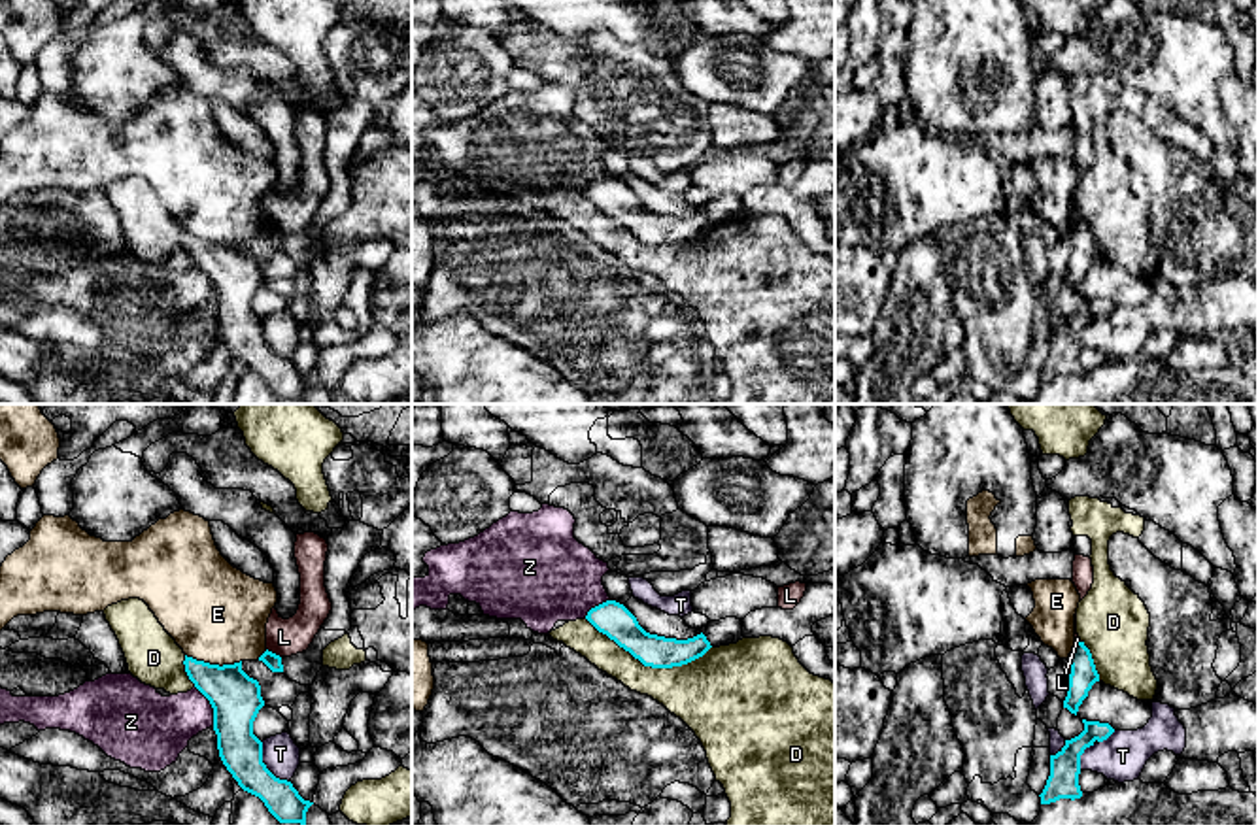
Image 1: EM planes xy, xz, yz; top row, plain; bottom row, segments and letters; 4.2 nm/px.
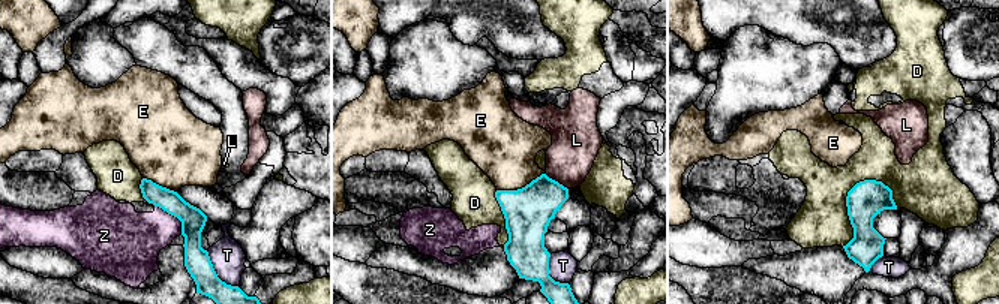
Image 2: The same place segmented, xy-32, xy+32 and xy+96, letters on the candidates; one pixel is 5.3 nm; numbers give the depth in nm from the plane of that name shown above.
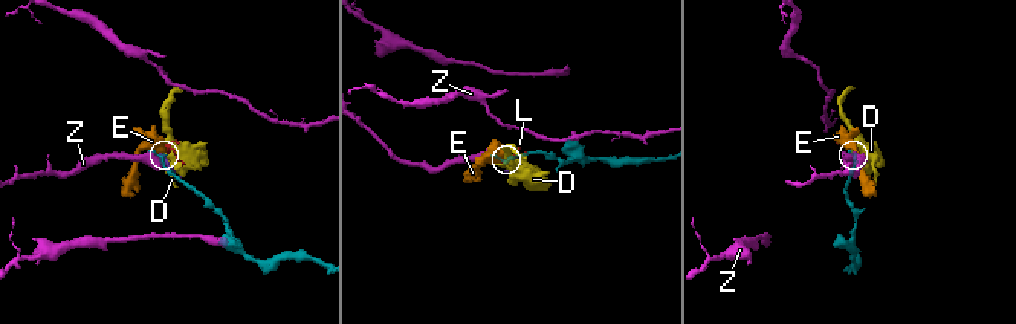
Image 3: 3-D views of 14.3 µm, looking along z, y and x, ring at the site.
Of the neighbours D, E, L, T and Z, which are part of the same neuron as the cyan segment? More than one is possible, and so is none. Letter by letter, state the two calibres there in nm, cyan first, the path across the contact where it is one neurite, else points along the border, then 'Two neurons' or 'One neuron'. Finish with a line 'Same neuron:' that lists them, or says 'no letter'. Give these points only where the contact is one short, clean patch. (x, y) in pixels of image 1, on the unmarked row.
D: Thickness 150 nm (cyan) against 280 nm. Two neurons
E: Thickness 220 nm (cyan) against 420 nm. Two neurons
L: Thickness 70 nm (cyan) against 160 nm. Boundary: xy (267, 225), (280, 235). Two neurons
T: Thickness 180 nm (cyan) against 160 nm. Two neurons
Z: Thickness 220 nm (cyan) against 280 nm. Two neurons
Same neuron: no letter

